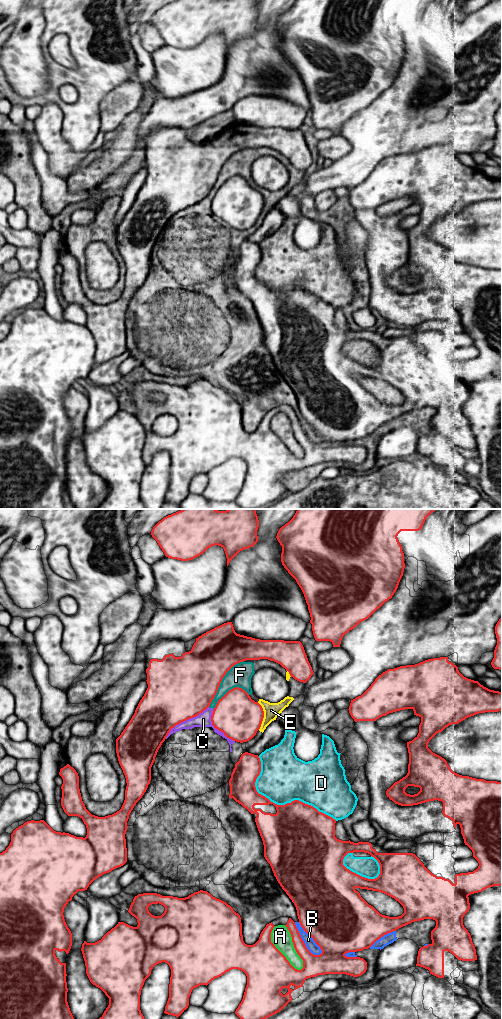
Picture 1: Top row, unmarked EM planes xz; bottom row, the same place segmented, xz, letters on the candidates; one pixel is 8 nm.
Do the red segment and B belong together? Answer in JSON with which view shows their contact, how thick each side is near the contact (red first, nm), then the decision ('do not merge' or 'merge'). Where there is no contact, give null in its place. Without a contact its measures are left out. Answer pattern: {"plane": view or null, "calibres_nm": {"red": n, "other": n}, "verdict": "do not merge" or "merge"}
{"plane": "xz", "calibres_nm": {"red": 360, "other": 80}, "verdict": "do not merge"}

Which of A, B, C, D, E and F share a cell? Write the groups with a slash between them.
A B C D E F

